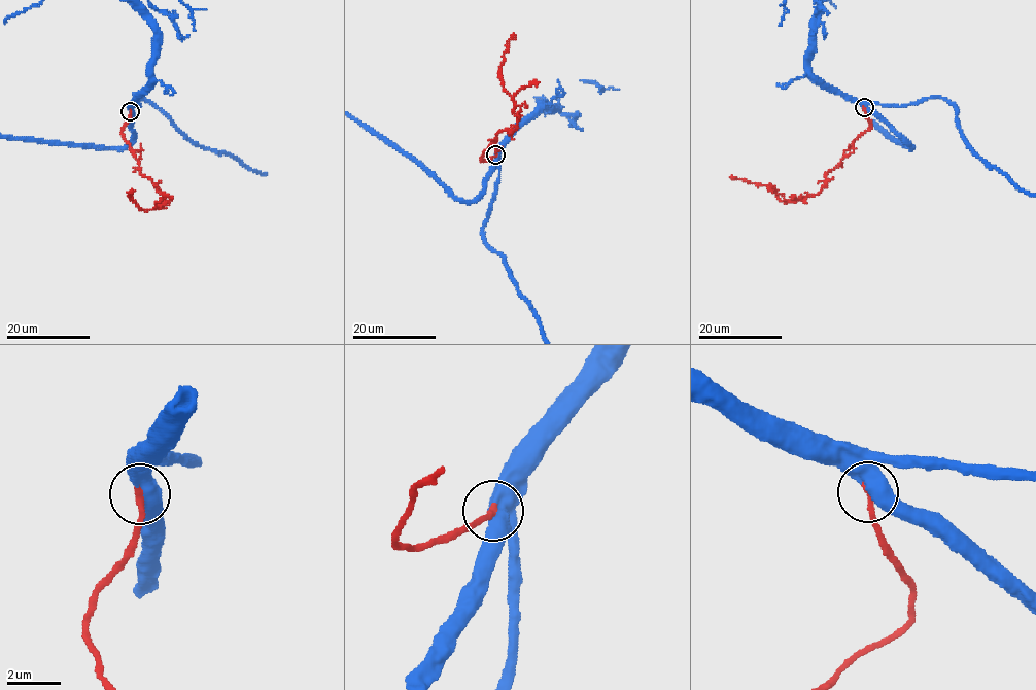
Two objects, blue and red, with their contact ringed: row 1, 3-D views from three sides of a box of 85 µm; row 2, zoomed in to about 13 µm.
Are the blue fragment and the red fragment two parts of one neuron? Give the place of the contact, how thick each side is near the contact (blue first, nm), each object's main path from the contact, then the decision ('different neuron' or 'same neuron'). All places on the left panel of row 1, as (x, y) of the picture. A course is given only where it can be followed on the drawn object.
at (130, 111); 550 nm thick on the blue side, 240 nm on the other; red runs (130, 110), (122, 132), (142, 175), (159, 188), (164, 199), (157, 207), (142, 210), (128, 196), (131, 191); same neuron

